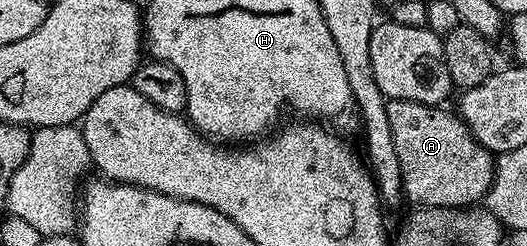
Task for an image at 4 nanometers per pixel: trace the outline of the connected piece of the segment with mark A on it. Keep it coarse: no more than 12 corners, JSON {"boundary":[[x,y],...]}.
{"boundary":[[386,104],[414,207],[485,200],[495,156],[445,106]]}

